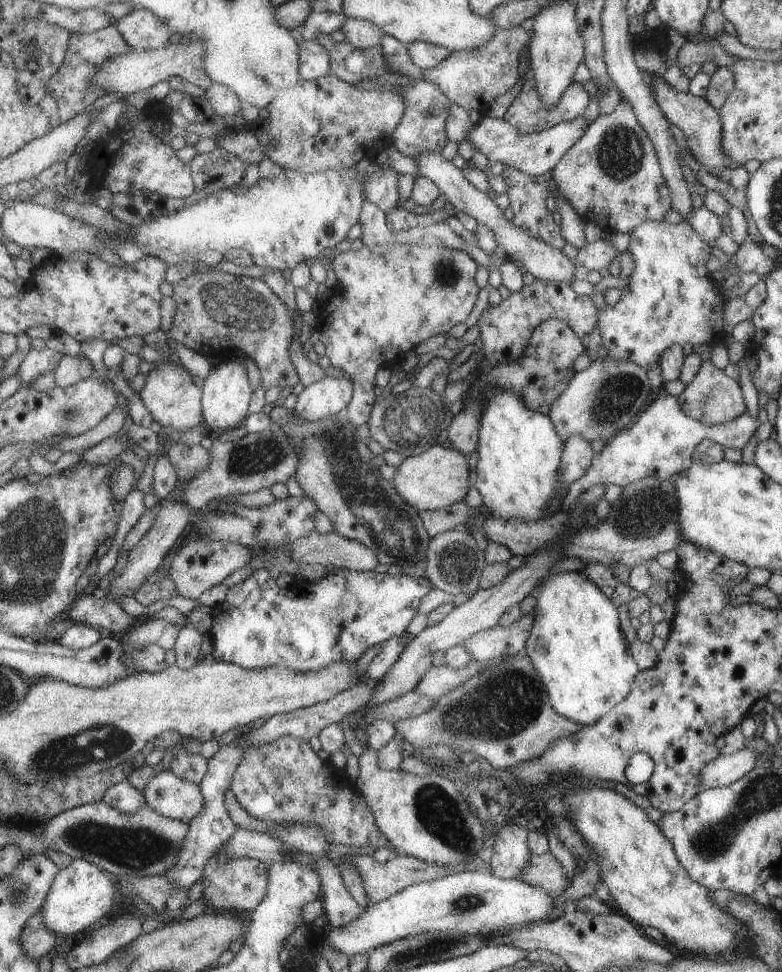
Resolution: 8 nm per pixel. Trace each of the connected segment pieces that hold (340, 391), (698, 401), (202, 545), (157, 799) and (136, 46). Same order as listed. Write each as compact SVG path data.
M325 377L304 387L297 395L293 412L307 422L342 414L352 399L352 382L347 378Z
M710 360L701 362L699 372L684 387L683 392L676 397L677 402L679 402L681 410L683 410L683 414L691 419L699 420L702 424L727 423L747 410L743 402L740 386L735 380L725 376L722 370L715 368Z
M205 537L181 546L171 560L168 576L175 586L176 594L186 599L198 599L207 589L218 585L229 574L251 562L252 551L237 543L213 541Z
M162 771L149 778L142 796L144 804L157 814L187 824L205 808L200 787L177 778L170 771Z
M131 10L117 26L125 43L134 50L161 49L169 45L171 30L149 10Z

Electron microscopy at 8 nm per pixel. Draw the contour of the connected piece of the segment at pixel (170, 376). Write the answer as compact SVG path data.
M171 360L155 363L155 368L147 374L145 384L137 391L145 409L151 413L153 421L179 432L202 426L202 389L191 382L190 373L182 366L175 366Z

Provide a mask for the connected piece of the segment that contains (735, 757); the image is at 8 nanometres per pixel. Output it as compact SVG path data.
M741 748L729 755L717 754L713 761L701 766L700 790L723 788L736 782L754 768L757 758L757 754L749 748Z

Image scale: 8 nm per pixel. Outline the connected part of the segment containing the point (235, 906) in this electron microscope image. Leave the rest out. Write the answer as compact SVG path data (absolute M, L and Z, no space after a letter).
M217 850L203 864L201 876L201 896L207 912L213 914L248 916L264 900L268 892L269 863L253 858L229 858L223 850Z

